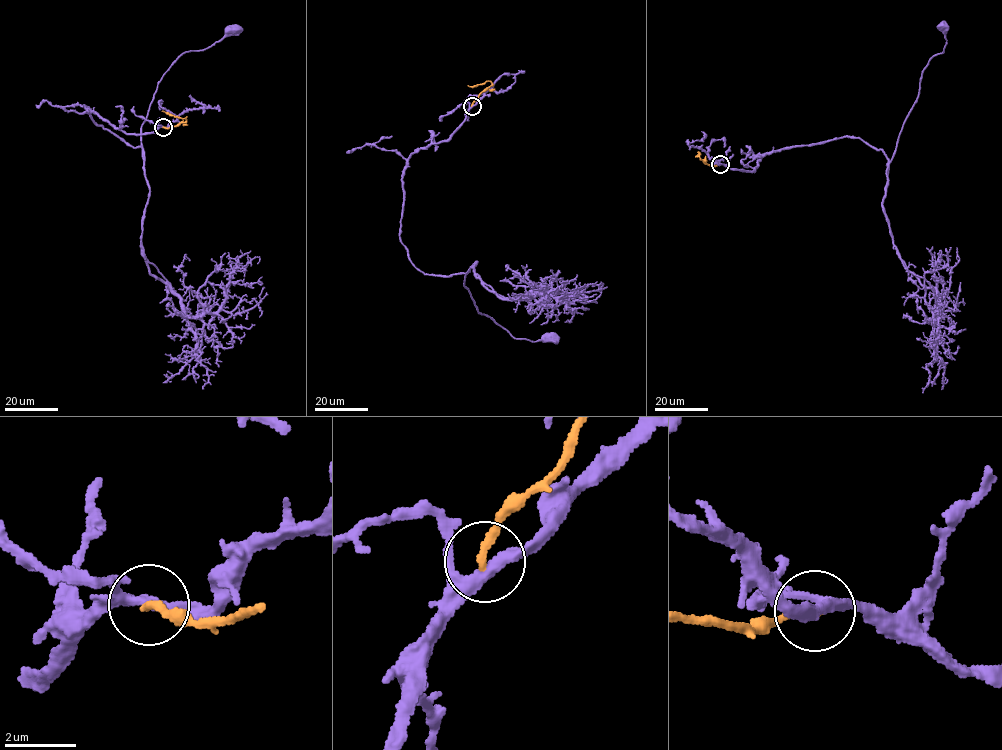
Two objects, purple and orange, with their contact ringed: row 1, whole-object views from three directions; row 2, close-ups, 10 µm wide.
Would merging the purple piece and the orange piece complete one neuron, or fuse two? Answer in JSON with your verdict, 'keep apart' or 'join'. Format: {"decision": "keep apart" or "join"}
{"decision": "keep apart"}

